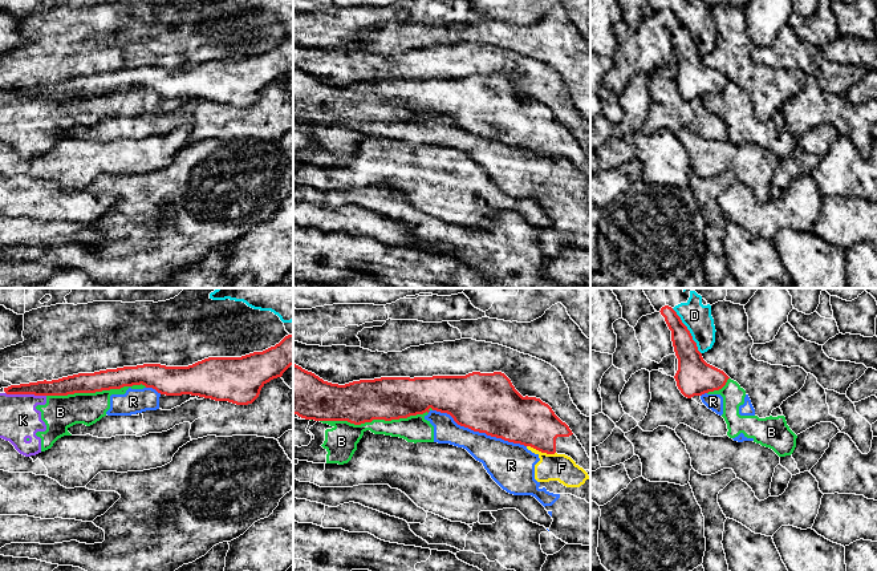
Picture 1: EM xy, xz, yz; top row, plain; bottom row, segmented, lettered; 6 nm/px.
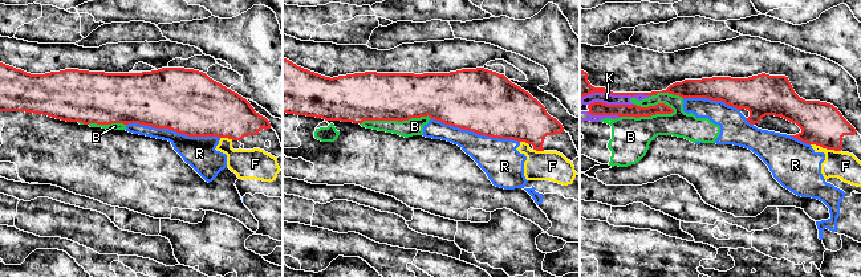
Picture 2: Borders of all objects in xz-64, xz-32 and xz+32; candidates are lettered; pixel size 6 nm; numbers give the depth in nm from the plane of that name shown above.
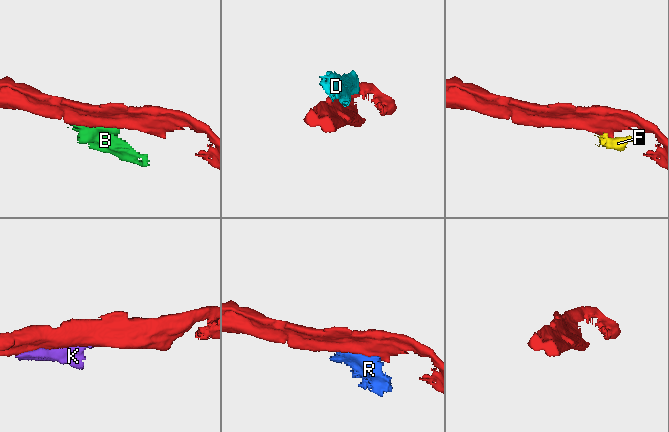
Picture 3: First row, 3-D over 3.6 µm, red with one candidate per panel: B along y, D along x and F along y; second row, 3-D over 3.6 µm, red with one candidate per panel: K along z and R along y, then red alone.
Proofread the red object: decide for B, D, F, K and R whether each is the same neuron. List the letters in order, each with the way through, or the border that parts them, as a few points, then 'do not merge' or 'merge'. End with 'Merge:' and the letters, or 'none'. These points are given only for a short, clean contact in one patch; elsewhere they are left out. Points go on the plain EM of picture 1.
B: do not merge
D: do not merge
F: along xz (527, 148), (541, 154), (555, 156) | do not merge
K: do not merge
R: do not merge
Merge: none

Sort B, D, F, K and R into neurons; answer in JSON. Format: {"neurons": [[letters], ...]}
{"neurons": [["B", "F", "K", "R"], ["D"]]}

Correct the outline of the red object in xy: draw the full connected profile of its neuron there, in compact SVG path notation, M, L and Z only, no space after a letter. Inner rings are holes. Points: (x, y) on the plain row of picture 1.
M293 37L263 54L208 60L188 69L143 66L11 88L7 97L68 98L145 88L161 97L191 97L236 108L252 106L261 90L293 68Z

